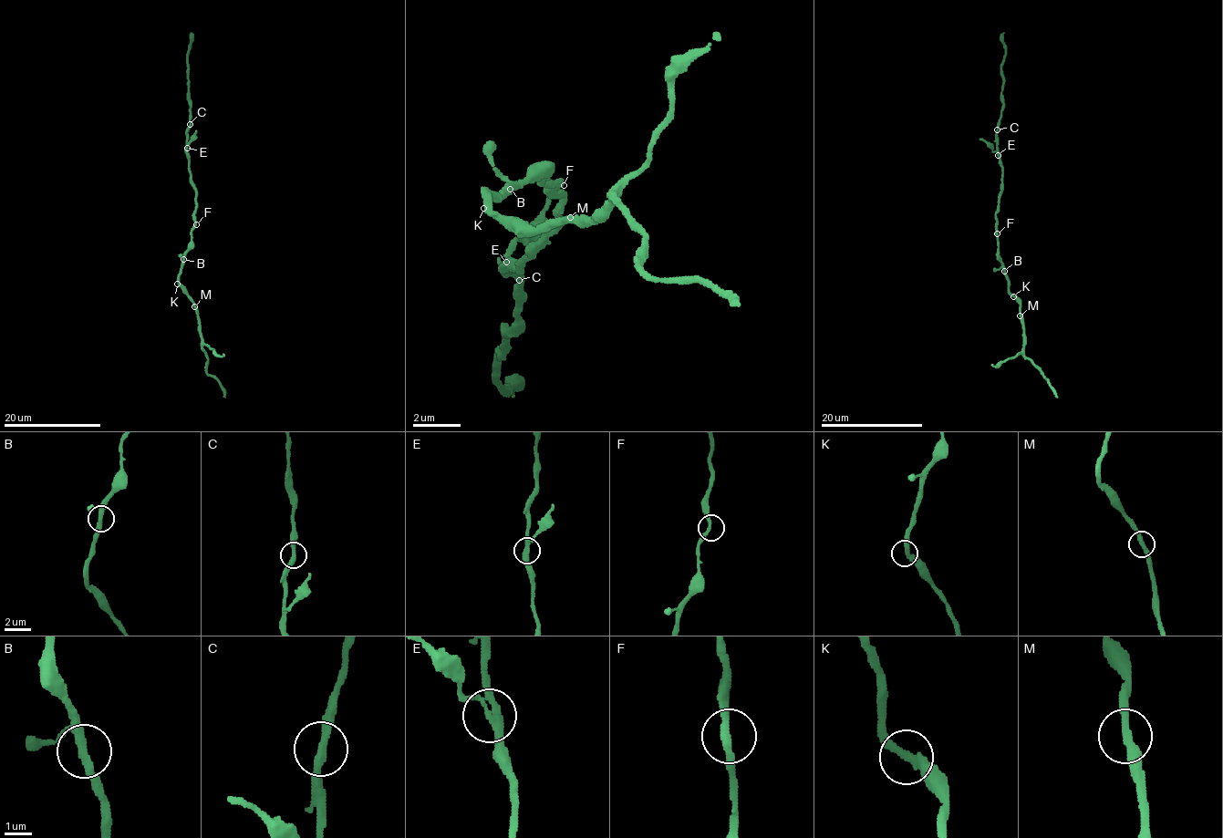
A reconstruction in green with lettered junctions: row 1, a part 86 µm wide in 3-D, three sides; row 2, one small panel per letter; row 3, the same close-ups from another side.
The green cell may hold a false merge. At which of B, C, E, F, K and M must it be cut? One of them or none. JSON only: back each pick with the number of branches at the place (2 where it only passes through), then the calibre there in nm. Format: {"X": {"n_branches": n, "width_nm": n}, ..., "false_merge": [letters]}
{"E": {"n_branches": 3, "width_nm": 280}, "false_merge": ["E"]}

